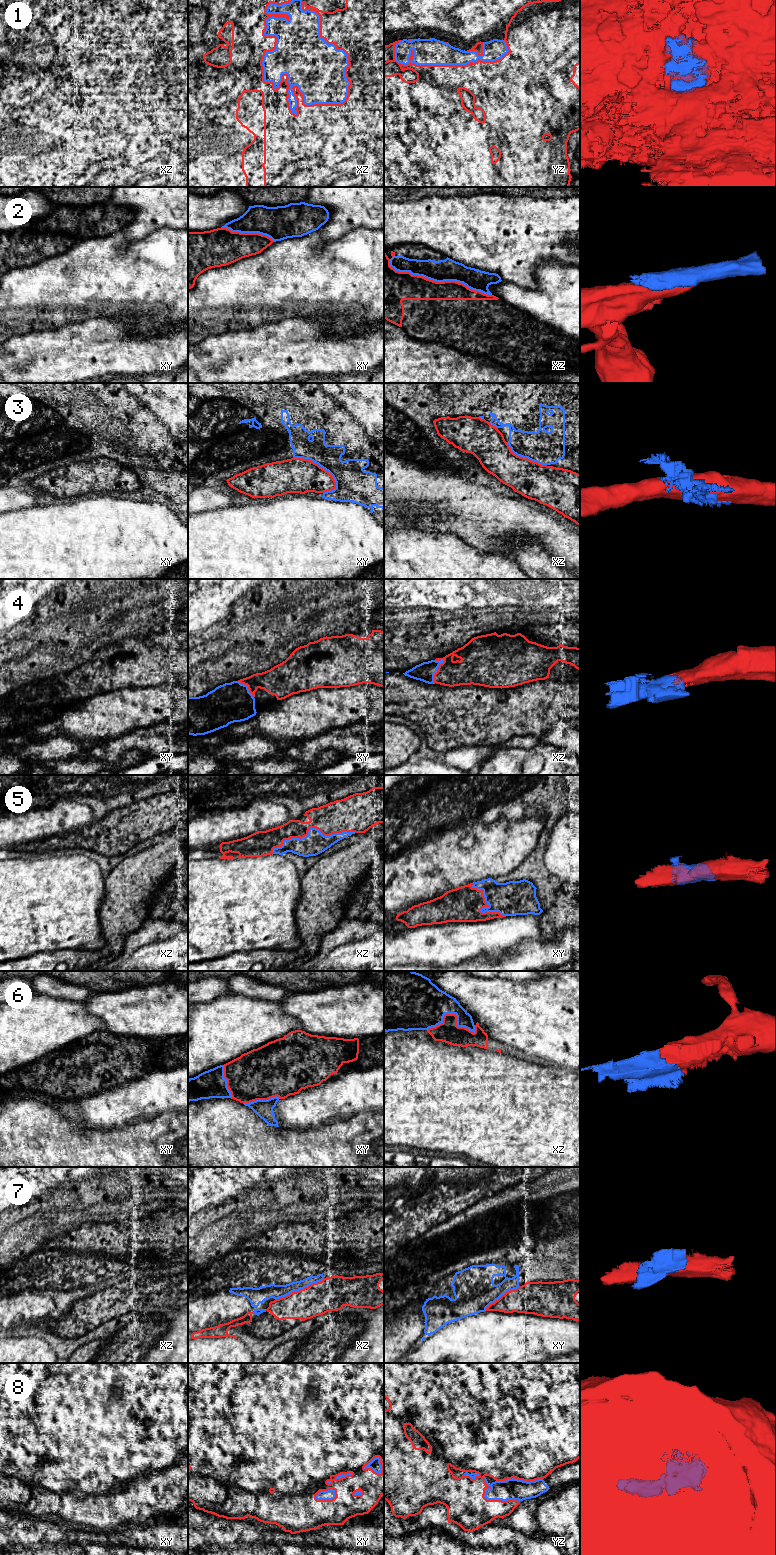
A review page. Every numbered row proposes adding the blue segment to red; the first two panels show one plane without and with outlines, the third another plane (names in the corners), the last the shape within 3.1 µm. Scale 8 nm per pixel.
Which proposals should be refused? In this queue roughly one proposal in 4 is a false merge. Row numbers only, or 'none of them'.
2, 3, 7

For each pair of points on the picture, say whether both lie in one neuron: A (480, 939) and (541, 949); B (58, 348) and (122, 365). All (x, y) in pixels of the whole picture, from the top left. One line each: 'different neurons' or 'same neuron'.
A: different neurons
B: same neuron

